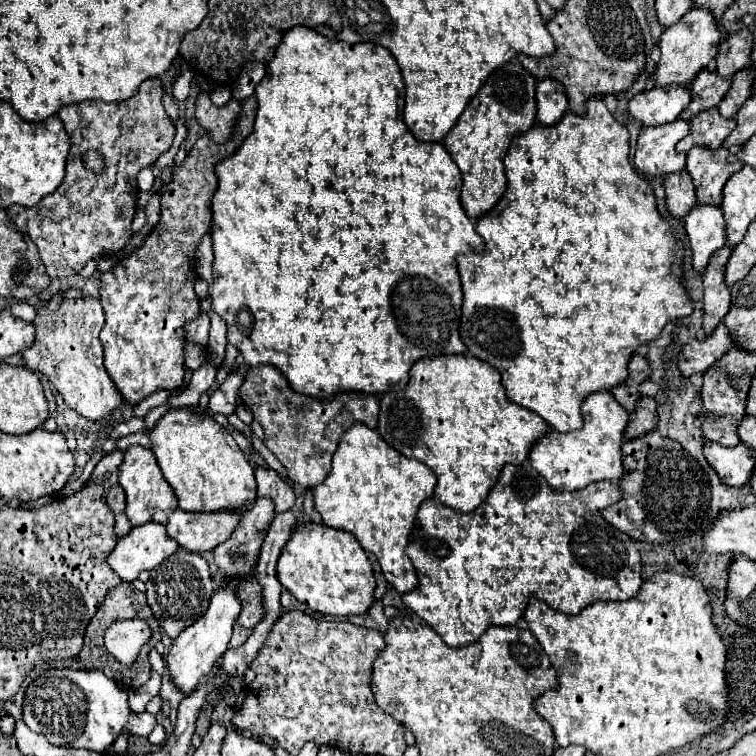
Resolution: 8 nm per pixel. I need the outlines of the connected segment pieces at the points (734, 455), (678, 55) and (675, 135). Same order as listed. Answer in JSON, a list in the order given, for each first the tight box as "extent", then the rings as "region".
[{"extent":[703,443,755,487],"region":[[[705,443],[703,455],[707,463],[715,469],[725,485],[741,487],[749,481],[749,473],[755,469],[755,457],[743,443],[735,447],[723,447],[717,443]]]},{"extent":[651,9,721,87],"region":[[[691,9],[675,25],[665,27],[665,31],[659,39],[661,63],[655,67],[651,79],[655,81],[657,87],[665,87],[665,85],[671,85],[671,83],[689,85],[701,69],[711,65],[711,61],[717,55],[717,45],[719,43],[721,43],[721,33],[717,31],[713,15],[709,11]]]},{"extent":[635,119,689,177],"region":[[[675,119],[669,125],[661,127],[649,127],[641,129],[639,139],[637,139],[637,151],[635,151],[635,167],[649,175],[649,177],[665,177],[667,173],[677,173],[685,169],[685,153],[675,153],[677,141],[681,141],[689,133],[689,123],[683,119]]]}]

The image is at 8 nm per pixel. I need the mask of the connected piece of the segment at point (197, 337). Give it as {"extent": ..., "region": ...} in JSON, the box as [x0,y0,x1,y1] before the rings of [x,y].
{"extent":[187,317,209,345],"region":[[[199,317],[197,321],[191,321],[187,327],[187,341],[199,343],[199,345],[207,345],[207,337],[209,337],[209,317]]]}

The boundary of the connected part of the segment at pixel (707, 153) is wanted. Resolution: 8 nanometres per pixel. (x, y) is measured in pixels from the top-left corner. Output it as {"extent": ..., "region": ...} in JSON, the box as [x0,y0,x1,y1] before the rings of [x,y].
{"extent":[687,147,741,205],"region":[[[693,147],[687,153],[687,173],[693,179],[695,185],[695,195],[697,195],[697,205],[719,205],[721,203],[721,189],[727,183],[727,179],[741,169],[741,163],[729,163],[727,161],[727,151],[725,149],[705,149],[705,147]]]}

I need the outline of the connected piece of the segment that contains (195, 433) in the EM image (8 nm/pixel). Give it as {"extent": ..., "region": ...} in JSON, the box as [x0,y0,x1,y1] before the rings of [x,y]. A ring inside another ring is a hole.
{"extent":[145,409,255,511],"region":[[[169,409],[153,429],[145,429],[145,433],[151,439],[151,451],[157,457],[159,469],[163,471],[167,483],[173,487],[179,509],[183,511],[221,511],[221,509],[249,509],[255,501],[255,477],[253,467],[247,459],[247,455],[239,449],[231,433],[219,425],[209,415],[197,415],[189,409]]]}

